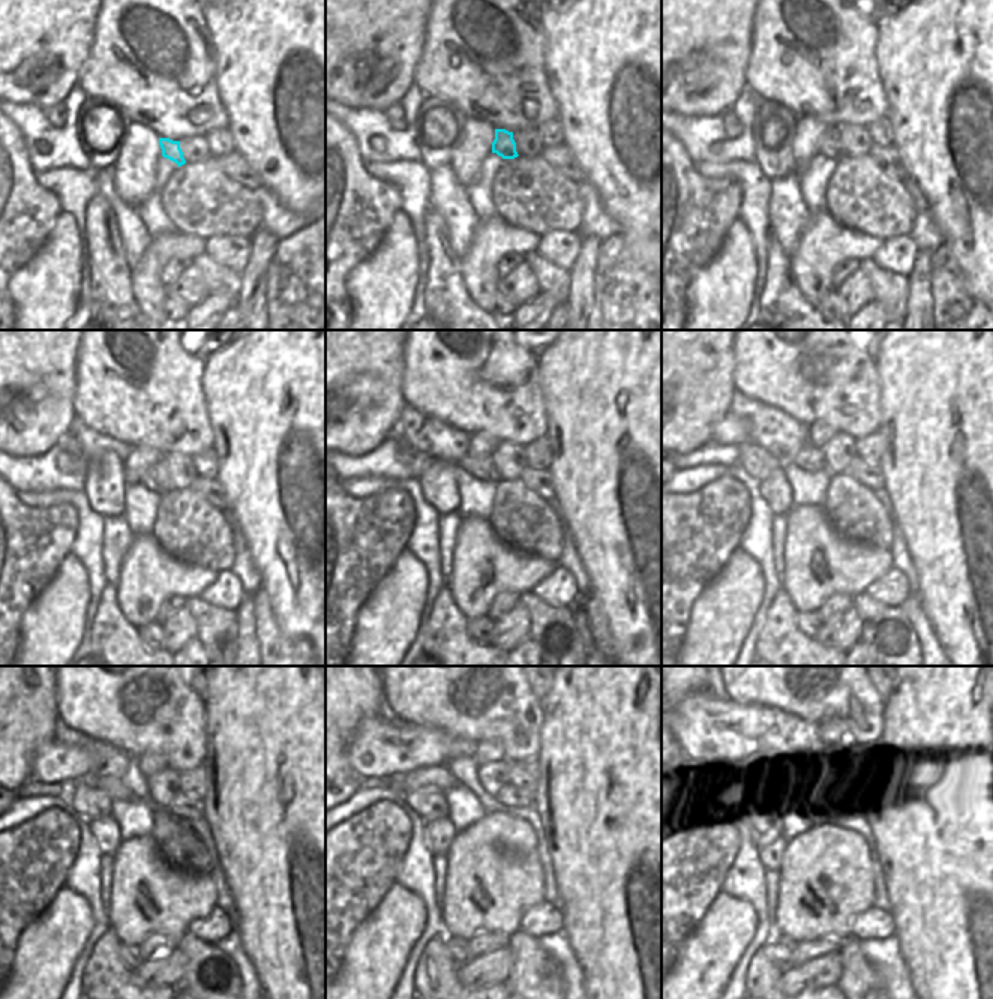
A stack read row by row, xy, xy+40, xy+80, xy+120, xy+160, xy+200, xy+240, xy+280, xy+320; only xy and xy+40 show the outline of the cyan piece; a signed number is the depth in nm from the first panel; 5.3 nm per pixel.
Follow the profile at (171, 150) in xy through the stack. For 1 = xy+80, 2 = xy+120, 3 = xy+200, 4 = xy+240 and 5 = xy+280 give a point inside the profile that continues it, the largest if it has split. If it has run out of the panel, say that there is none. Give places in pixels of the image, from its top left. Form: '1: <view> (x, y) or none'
1: xy+80 (831, 144)
2: xy+120 (156, 479)
3: xy+200 (809, 459)
4: xy+240 (114, 788)
5: xy+280 (438, 776)

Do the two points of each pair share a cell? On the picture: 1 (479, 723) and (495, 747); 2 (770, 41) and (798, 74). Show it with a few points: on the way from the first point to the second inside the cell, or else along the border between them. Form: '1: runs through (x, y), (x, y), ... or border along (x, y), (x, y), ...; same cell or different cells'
1: border along (477, 743), (498, 741), (504, 758); different cells
2: runs through (779, 51), (779, 62), (788, 68); same cell

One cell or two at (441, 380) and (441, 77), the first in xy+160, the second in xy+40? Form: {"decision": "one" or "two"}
{"decision": "one"}

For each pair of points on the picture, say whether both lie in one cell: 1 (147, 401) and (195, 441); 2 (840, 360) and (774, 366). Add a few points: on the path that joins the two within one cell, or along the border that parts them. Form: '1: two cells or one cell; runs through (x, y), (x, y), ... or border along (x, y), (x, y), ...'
1: one cell; runs through (162, 411), (170, 420), (194, 428)
2: one cell; runs through (824, 360), (791, 360)

